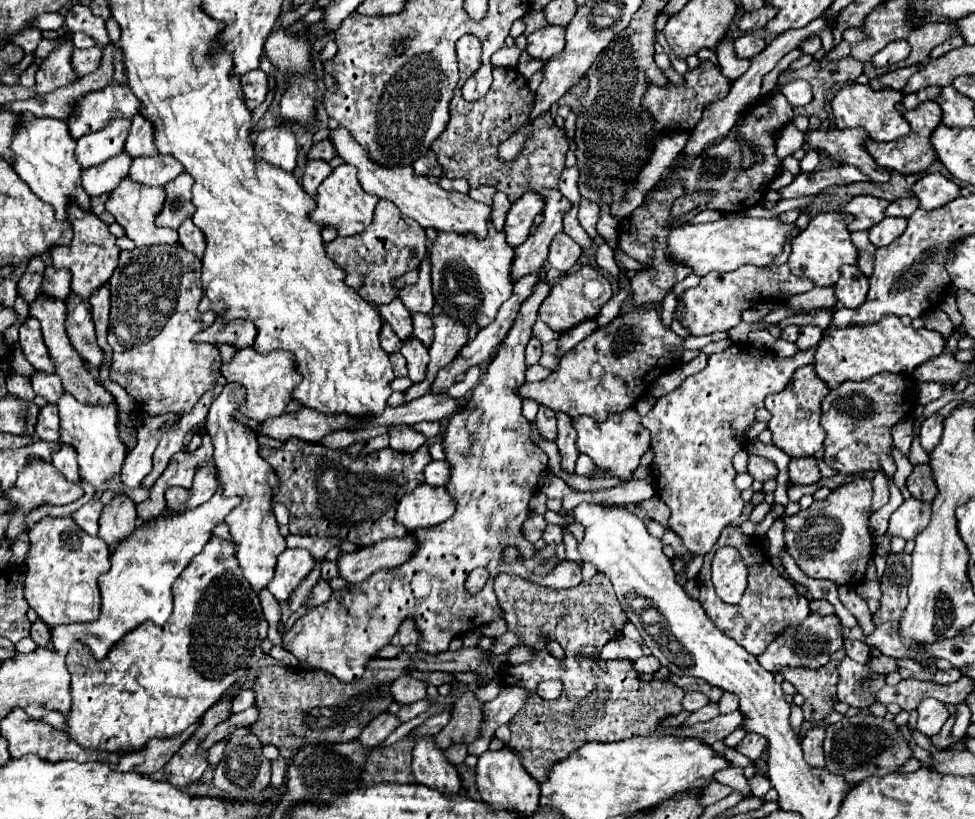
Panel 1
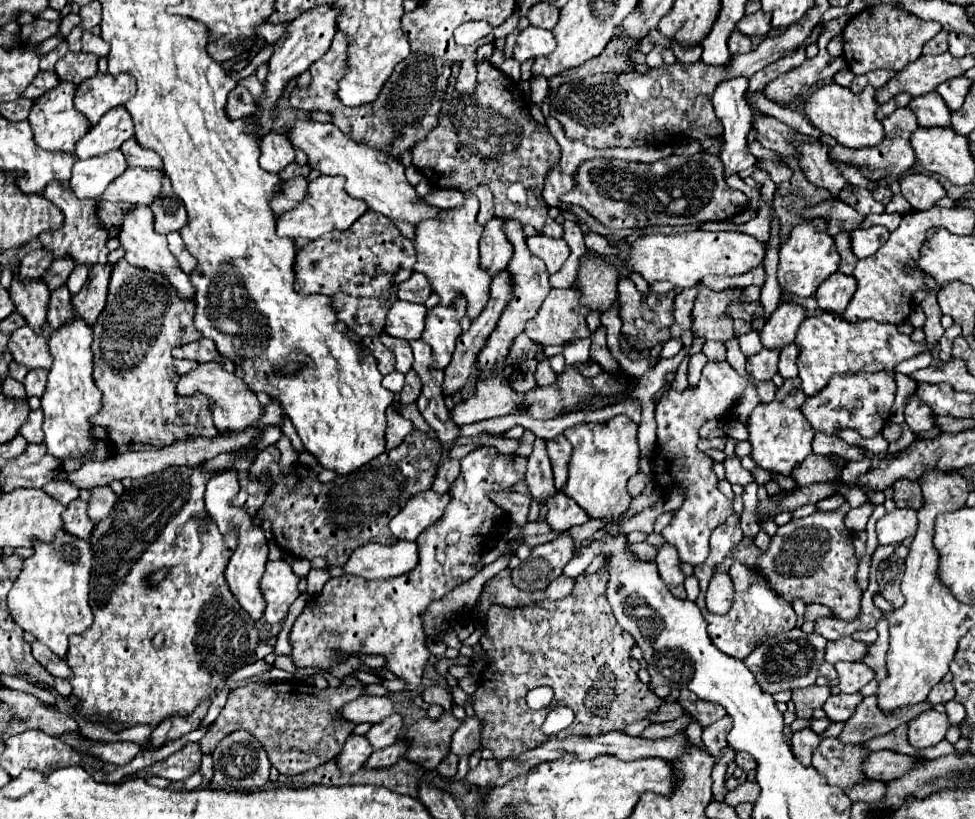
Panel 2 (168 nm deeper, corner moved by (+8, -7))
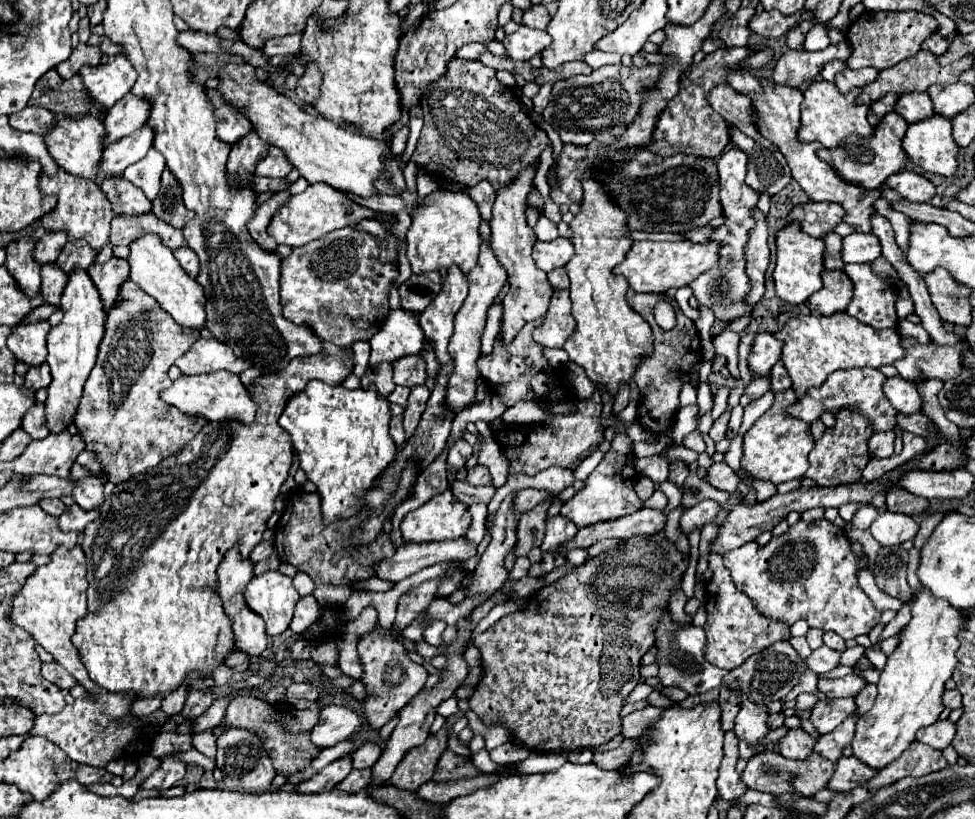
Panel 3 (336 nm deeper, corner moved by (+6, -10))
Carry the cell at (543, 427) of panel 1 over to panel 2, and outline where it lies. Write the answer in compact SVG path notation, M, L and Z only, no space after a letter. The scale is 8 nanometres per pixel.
M536 437L534 441L532 455L528 457L526 485L538 503L544 503L544 499L556 491L552 477L552 463L546 451L546 439Z

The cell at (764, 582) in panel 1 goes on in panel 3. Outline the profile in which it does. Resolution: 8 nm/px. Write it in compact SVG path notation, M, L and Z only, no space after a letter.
M714 552L710 554L710 570L714 572L714 576L706 586L708 622L704 626L704 630L706 630L704 656L710 664L714 664L722 670L732 670L732 668L738 668L752 654L768 648L770 644L790 638L790 628L786 624L766 620L762 614L758 614L758 610L746 598L746 594L734 586L730 572L726 572L726 568L722 564L722 556L718 556Z

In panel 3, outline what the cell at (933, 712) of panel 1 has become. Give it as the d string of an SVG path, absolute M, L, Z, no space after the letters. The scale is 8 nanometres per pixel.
M938 720L926 728L920 728L916 734L916 740L936 750L944 750L952 742L954 734L956 734L956 726L950 720Z

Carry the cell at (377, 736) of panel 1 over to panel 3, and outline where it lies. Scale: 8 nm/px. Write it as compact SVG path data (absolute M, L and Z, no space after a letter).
M350 756L334 760L332 764L328 764L324 770L314 774L312 778L300 782L296 786L296 792L328 792L338 782L342 782L350 770L352 770L352 758Z

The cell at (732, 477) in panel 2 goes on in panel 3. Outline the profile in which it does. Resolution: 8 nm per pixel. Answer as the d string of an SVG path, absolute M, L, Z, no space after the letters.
M720 462L720 464L712 464L708 468L708 474L704 478L710 486L714 486L716 490L722 490L722 492L734 492L736 486L740 484L740 478L736 476L736 472L726 464L726 462Z

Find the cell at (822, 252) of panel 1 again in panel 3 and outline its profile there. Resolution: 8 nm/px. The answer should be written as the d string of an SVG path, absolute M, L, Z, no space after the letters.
M790 222L776 234L776 268L774 268L774 286L776 296L790 304L806 302L814 292L822 288L822 256L824 242L820 238L812 238L800 230L798 222Z

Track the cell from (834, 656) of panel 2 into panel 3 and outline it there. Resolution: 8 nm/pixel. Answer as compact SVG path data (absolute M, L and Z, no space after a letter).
M820 646L818 650L814 650L814 652L806 658L806 666L808 666L812 672L824 676L824 674L828 674L830 670L834 670L834 668L838 666L838 660L840 660L840 652L834 652L834 650L826 648L826 646Z

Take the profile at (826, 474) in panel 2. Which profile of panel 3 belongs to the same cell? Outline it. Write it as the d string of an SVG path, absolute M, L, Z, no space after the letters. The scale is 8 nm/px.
M842 408L842 412L836 412L836 424L832 428L826 428L822 438L816 440L808 460L810 468L806 472L808 478L816 480L820 486L840 486L840 484L852 484L862 480L862 470L868 464L868 440L870 440L870 424L854 412L854 408Z

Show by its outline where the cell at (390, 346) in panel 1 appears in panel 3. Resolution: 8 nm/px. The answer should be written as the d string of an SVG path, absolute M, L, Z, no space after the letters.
M380 364L378 368L370 368L362 378L362 388L376 386L378 396L386 398L396 386L392 380L392 364Z

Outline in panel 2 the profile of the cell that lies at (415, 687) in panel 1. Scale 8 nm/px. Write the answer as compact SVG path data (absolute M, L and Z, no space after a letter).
M362 695L340 709L342 719L354 723L380 723L394 713L394 701L390 697L376 697L376 695Z

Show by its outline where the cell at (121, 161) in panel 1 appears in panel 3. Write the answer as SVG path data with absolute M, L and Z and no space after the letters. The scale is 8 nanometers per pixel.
M144 124L142 128L138 128L138 132L132 132L130 136L116 140L104 150L100 170L112 172L116 176L122 174L130 164L142 160L148 154L152 142L154 142L154 130L148 128L148 124Z

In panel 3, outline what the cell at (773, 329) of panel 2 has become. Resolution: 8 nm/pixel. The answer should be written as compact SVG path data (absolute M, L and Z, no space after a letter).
M758 334L748 354L748 370L752 376L768 376L772 366L780 360L780 340L774 334Z

